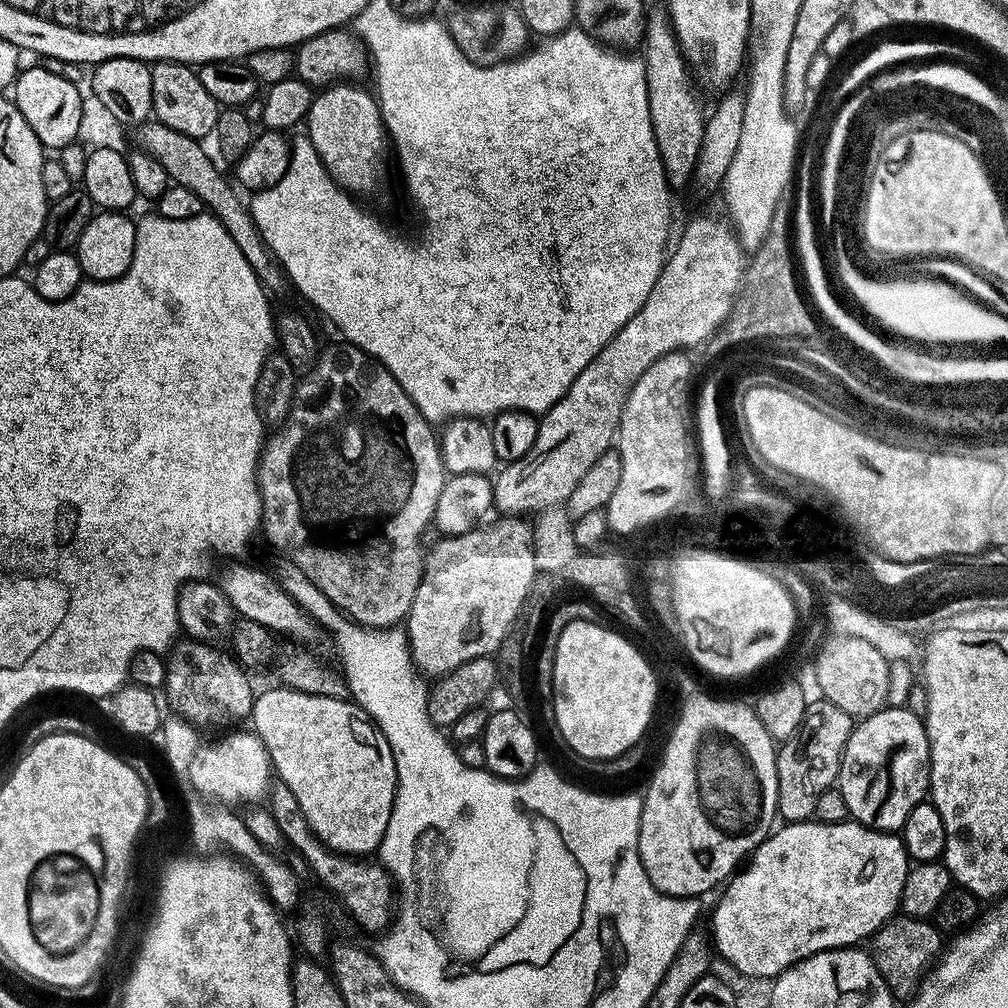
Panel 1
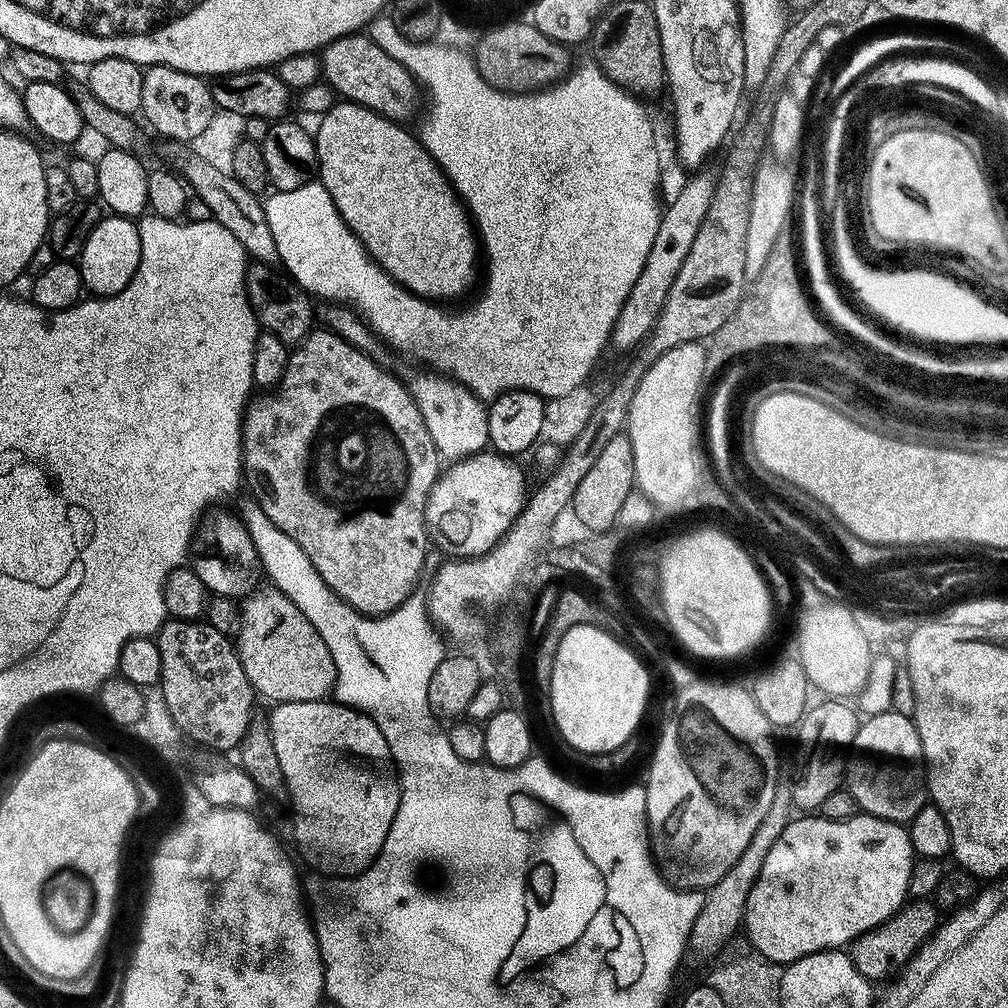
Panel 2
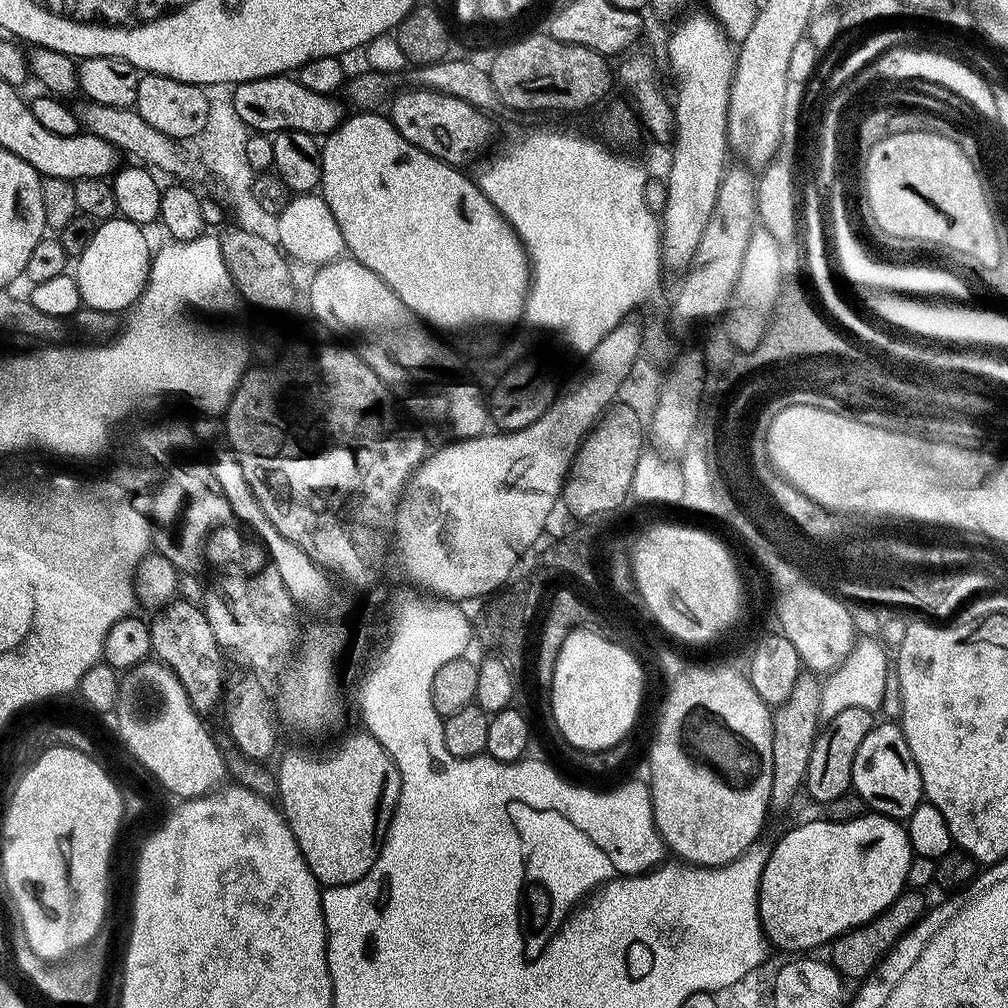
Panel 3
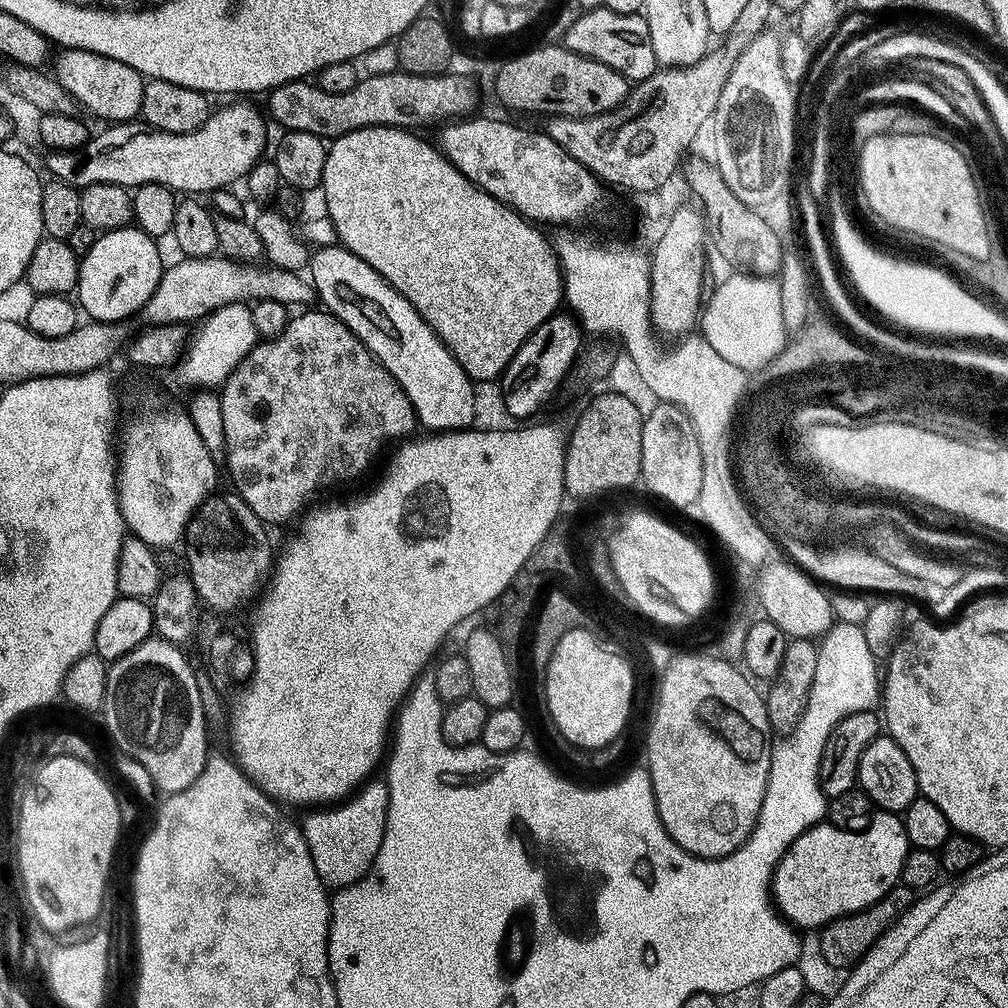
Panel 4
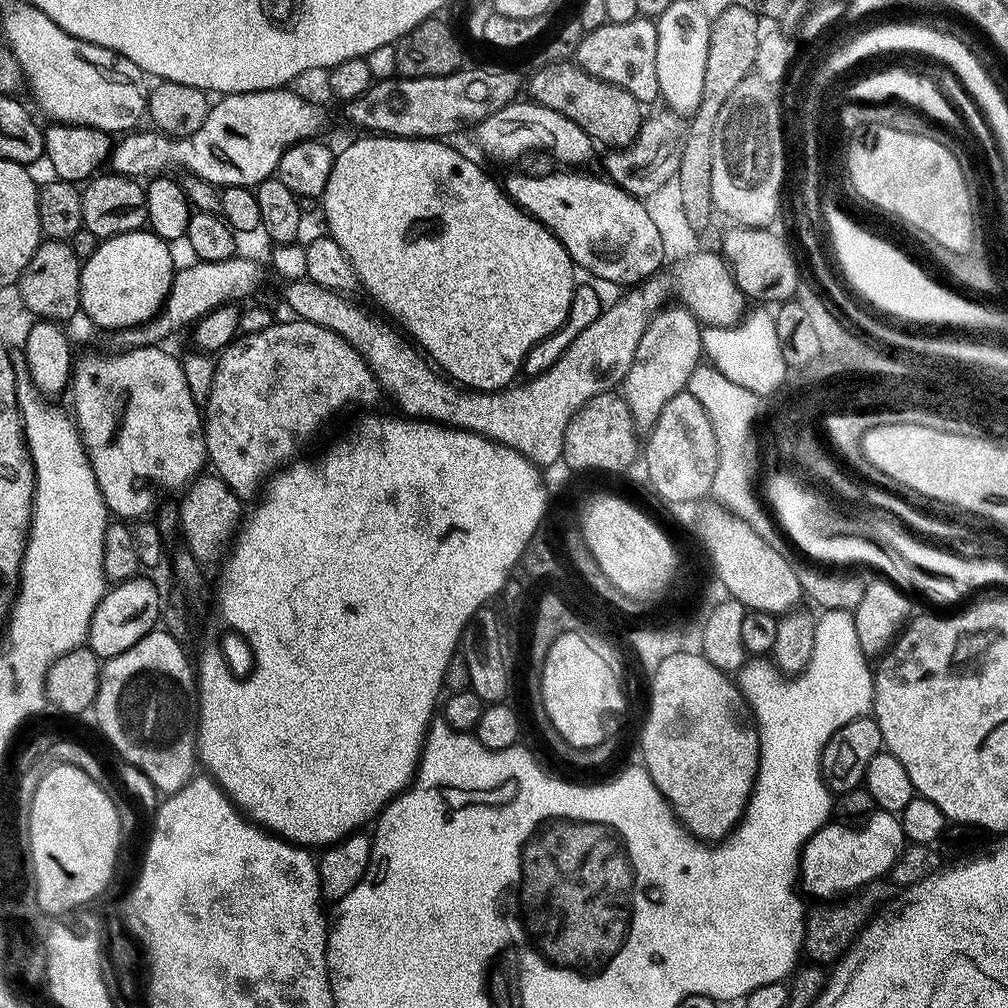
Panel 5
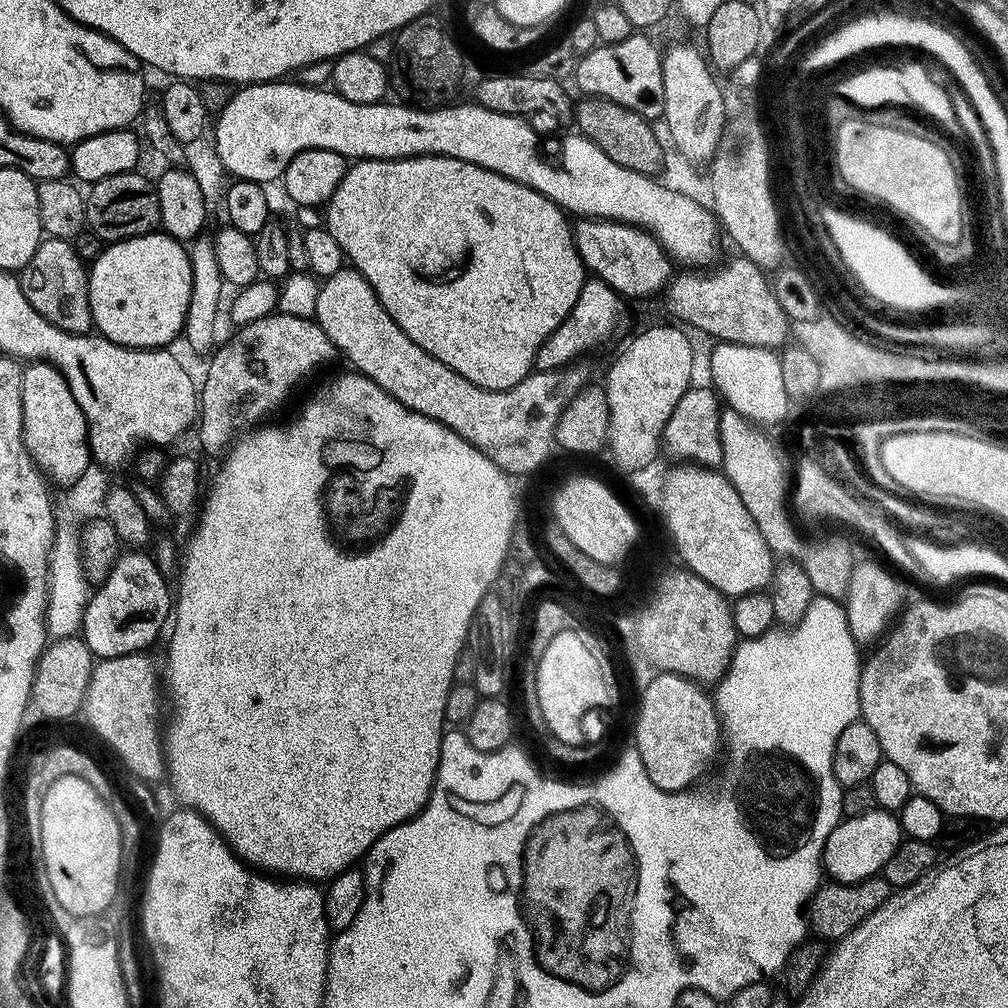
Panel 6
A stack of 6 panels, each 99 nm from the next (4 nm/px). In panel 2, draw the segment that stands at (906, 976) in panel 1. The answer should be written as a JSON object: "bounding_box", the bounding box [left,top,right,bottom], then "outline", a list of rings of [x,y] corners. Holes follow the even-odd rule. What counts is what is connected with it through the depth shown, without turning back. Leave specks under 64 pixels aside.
{"bounding_box":[850,898,938,982],"outline":[[[916,898],[905,903],[886,922],[862,933],[850,945],[850,955],[858,974],[873,982],[891,981],[914,958],[914,954],[932,937],[938,923],[938,909],[931,899]]]}

